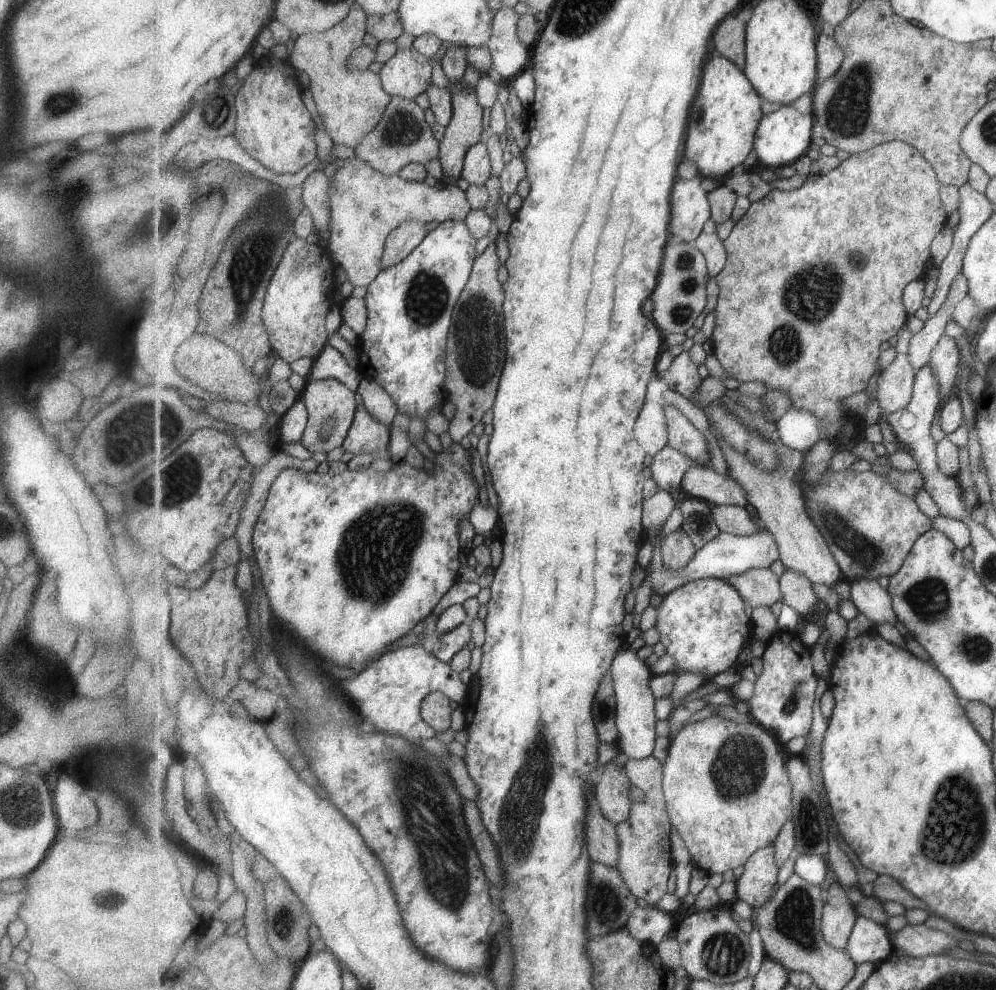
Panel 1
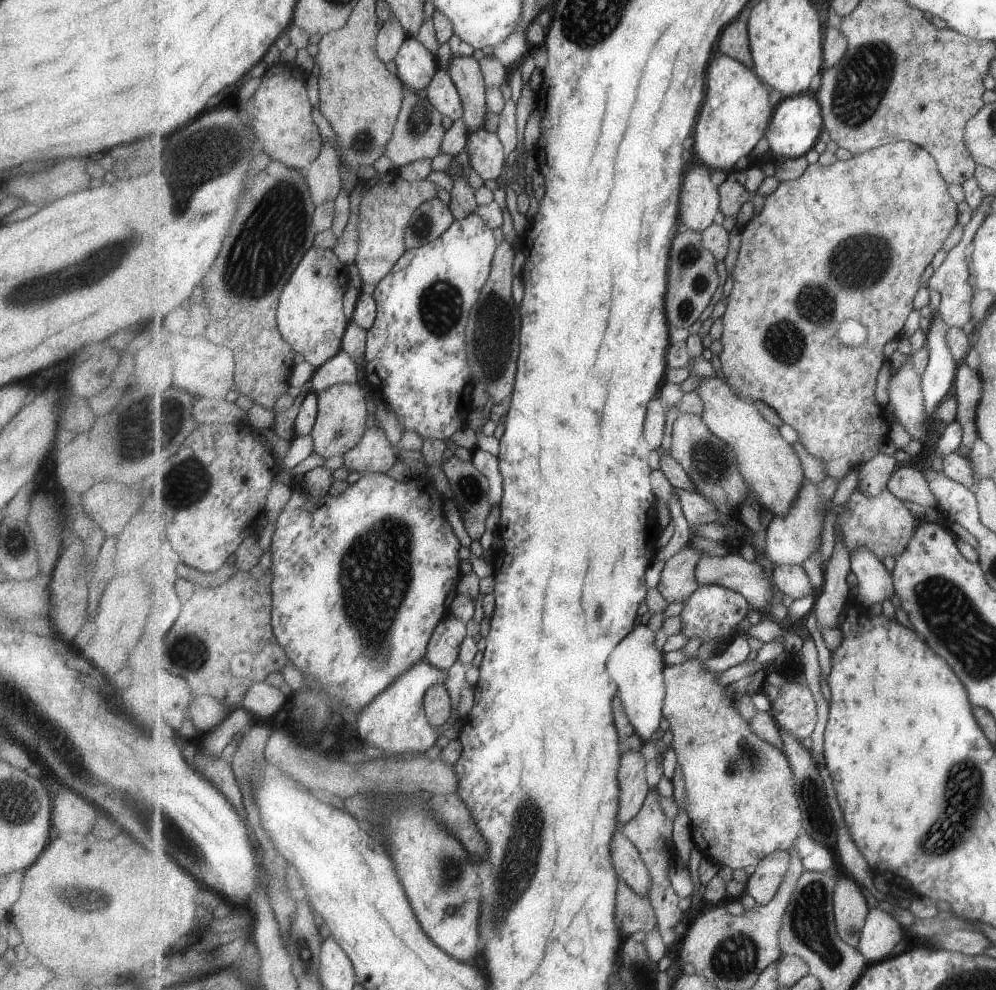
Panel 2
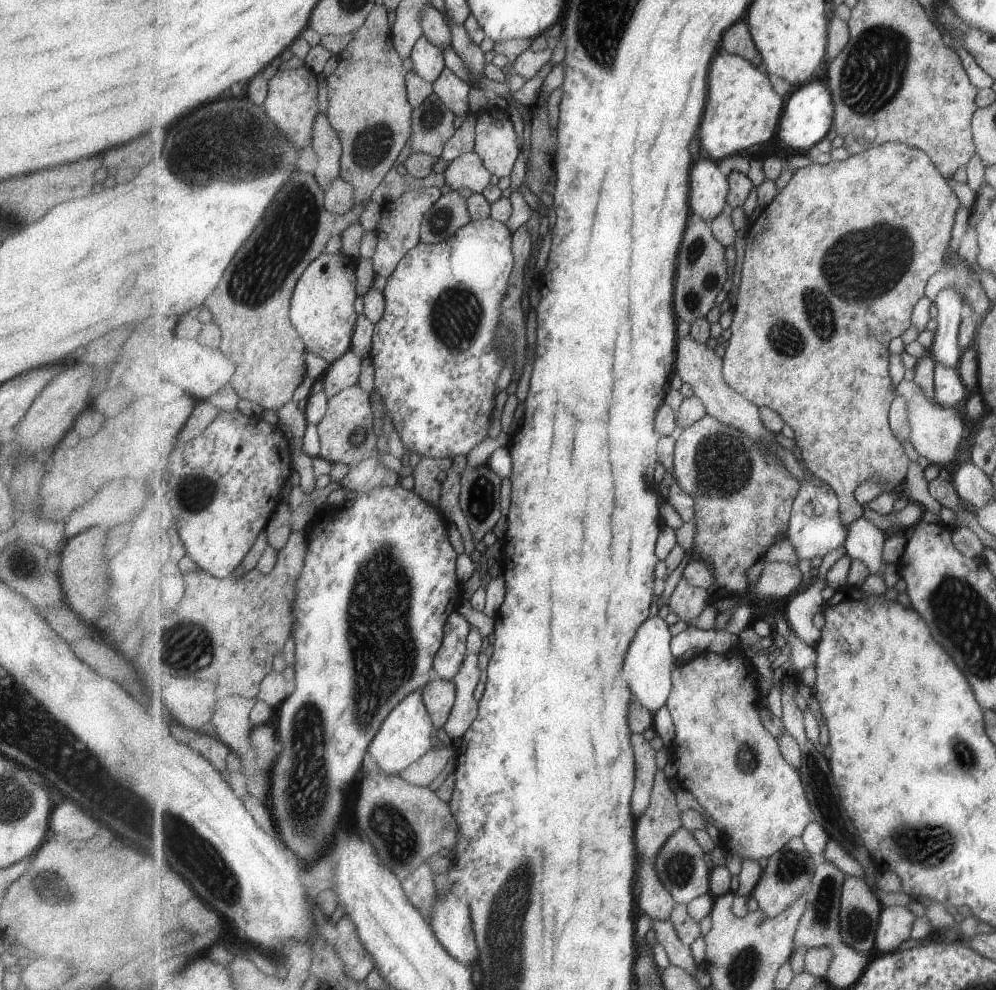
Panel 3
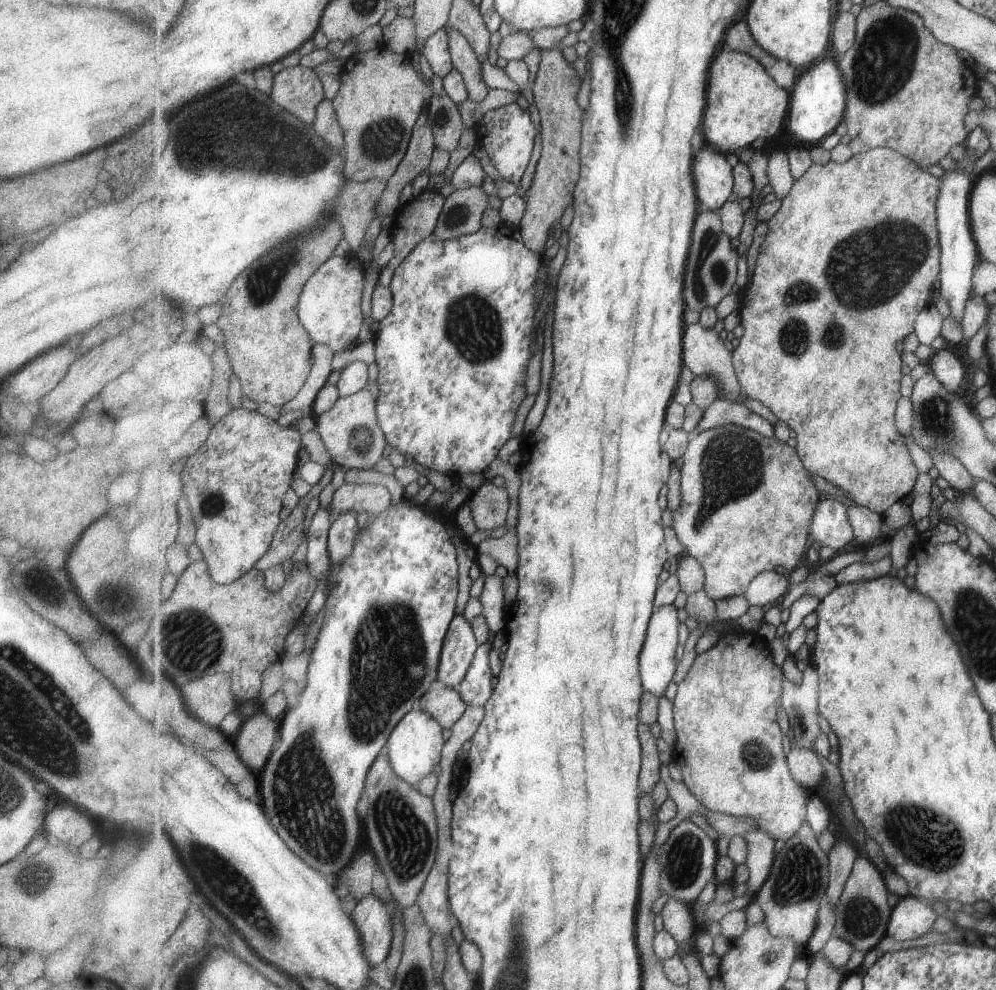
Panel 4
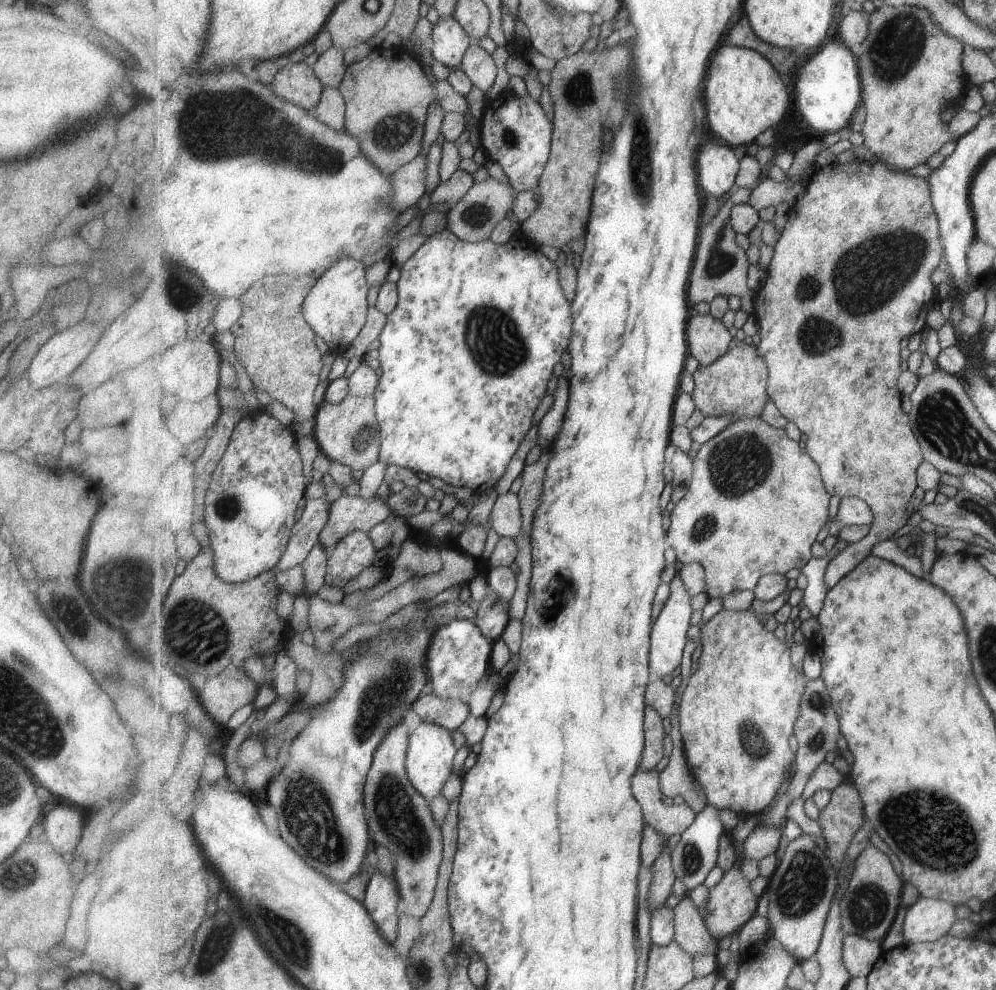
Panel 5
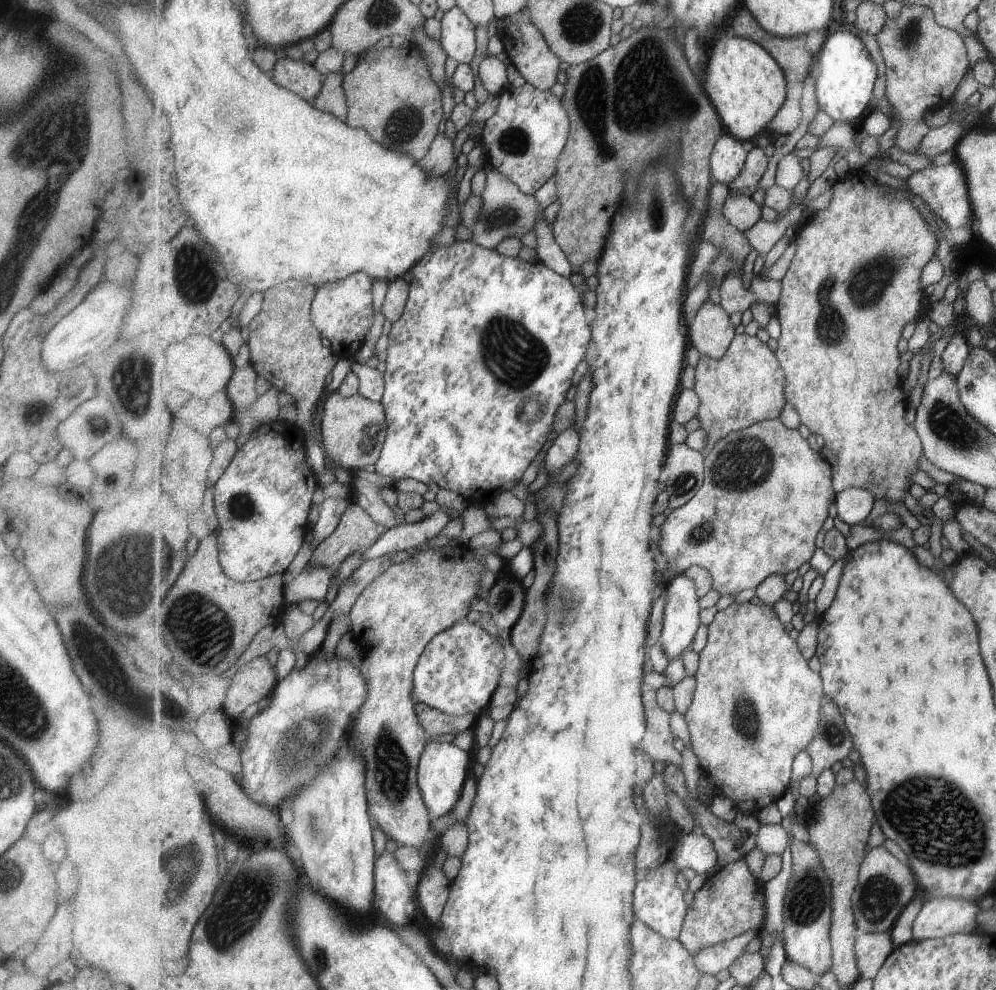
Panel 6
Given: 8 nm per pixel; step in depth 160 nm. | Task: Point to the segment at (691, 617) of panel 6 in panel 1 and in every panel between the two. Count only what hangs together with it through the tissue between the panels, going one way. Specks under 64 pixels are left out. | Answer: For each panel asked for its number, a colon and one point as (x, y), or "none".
1: (636, 720)
2: (639, 664)
3: (649, 667)
4: (658, 665)
5: (669, 637)

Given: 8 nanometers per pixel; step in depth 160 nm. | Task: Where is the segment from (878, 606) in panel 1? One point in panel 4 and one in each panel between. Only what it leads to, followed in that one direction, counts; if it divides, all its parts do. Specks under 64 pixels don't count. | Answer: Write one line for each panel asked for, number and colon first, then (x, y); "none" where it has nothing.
2: (875, 581)
3: (865, 541)
4: (867, 524)

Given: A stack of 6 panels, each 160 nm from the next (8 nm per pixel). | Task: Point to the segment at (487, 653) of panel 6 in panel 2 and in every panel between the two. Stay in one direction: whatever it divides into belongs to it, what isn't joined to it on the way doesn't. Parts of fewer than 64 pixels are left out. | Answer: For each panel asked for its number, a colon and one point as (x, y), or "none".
2: (444, 648)
3: (448, 662)
4: (461, 643)
5: (458, 656)

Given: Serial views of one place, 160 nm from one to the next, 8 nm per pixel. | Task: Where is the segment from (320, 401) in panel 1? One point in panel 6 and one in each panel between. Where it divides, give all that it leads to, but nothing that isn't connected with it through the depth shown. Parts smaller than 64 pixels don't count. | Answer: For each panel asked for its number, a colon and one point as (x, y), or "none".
2: (341, 424)
3: (347, 433)
4: (351, 432)
5: (349, 432)
6: (352, 431)

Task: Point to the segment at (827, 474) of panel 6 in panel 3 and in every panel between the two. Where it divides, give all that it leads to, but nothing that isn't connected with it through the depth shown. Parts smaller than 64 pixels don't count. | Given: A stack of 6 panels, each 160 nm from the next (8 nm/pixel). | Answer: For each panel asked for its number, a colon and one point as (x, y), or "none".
3: (744, 496)
4: (748, 503)
5: (757, 503)

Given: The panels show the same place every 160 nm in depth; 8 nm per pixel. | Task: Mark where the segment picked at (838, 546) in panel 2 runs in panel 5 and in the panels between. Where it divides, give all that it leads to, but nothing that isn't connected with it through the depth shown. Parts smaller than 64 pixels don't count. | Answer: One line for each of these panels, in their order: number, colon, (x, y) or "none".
3: (807, 257)
4: (856, 245)
5: (859, 250)

